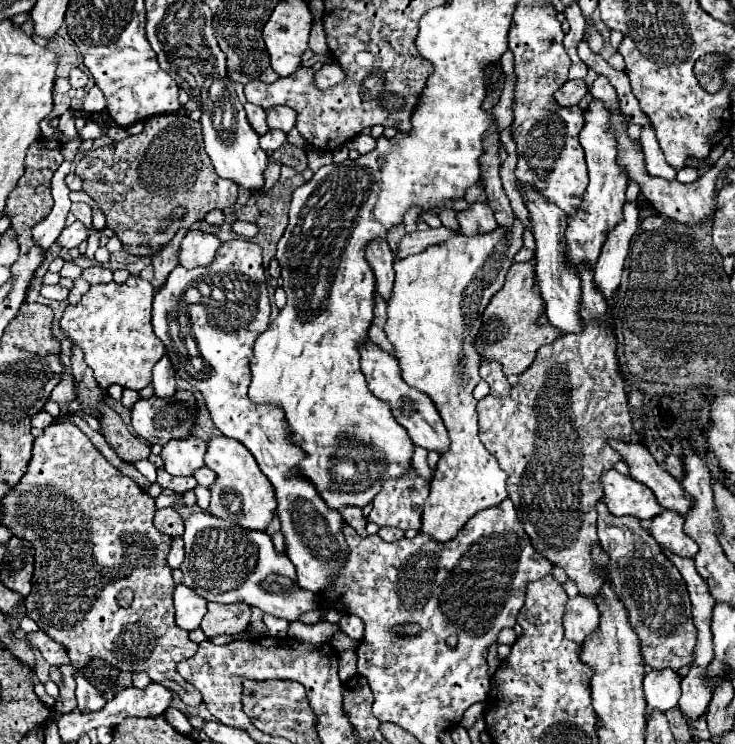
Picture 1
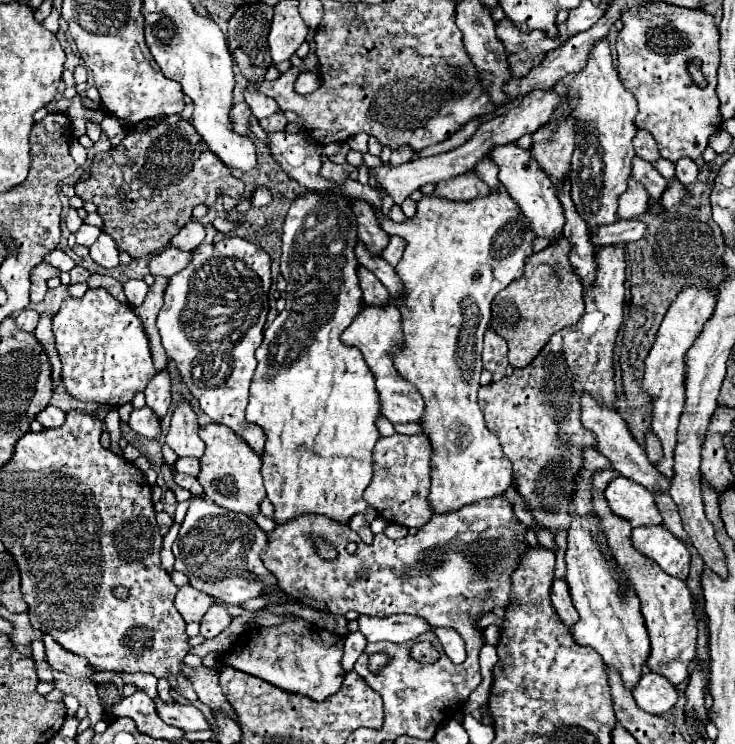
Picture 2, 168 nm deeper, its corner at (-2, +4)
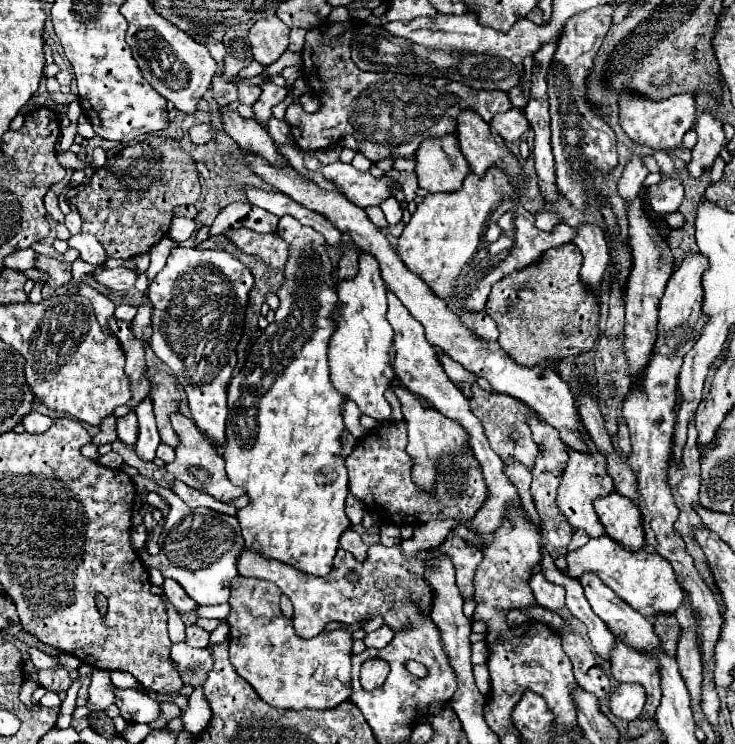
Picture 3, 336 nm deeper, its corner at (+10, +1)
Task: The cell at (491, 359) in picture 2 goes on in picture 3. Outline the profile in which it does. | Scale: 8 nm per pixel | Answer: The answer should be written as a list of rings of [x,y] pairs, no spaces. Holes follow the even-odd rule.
[[[462,312],[460,318],[462,318],[462,322],[464,322],[474,334],[478,334],[480,338],[484,338],[484,340],[488,340],[488,342],[498,340],[496,322],[492,322],[492,318],[490,318],[486,312],[480,312],[480,314]]]

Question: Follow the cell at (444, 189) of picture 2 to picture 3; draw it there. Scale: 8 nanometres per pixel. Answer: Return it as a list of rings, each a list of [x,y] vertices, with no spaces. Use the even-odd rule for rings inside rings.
[[[448,134],[448,138],[428,138],[428,142],[416,150],[414,158],[418,186],[428,192],[456,192],[470,172],[454,134]]]

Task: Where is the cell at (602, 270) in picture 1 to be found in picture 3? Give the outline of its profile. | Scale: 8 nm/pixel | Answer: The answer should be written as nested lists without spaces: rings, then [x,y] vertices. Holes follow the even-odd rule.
[[[632,156],[628,162],[626,162],[626,168],[624,168],[624,174],[622,174],[622,180],[618,182],[618,192],[624,200],[632,200],[640,190],[642,190],[642,182],[644,178],[648,176],[648,170],[642,162],[644,156]]]

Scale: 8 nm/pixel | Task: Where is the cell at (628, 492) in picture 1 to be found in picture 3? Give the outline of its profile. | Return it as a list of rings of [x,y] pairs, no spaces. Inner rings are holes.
[[[612,492],[606,498],[598,498],[594,508],[606,530],[606,536],[624,546],[624,550],[638,552],[644,546],[640,510],[630,498]]]

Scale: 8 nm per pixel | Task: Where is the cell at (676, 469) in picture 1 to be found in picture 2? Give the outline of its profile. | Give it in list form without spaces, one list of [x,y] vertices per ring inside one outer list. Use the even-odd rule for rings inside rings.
[[[648,433],[648,437],[646,437],[646,453],[652,463],[660,463],[660,457],[664,457],[660,439],[656,439],[656,435],[652,435],[652,433]]]

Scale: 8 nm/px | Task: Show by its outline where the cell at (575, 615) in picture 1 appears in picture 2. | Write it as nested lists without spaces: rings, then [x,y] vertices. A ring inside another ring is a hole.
[[[556,579],[554,585],[552,585],[552,605],[554,605],[558,617],[562,619],[562,623],[568,629],[572,629],[572,625],[578,619],[578,611],[572,603],[572,597],[568,595],[568,585],[566,585],[564,579]]]

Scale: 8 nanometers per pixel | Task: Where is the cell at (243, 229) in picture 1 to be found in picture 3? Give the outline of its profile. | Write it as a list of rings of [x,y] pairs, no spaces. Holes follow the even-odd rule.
[[[174,218],[172,220],[172,226],[168,230],[168,236],[174,240],[174,242],[184,242],[188,240],[192,234],[196,232],[196,224],[194,220],[188,220],[188,218]]]

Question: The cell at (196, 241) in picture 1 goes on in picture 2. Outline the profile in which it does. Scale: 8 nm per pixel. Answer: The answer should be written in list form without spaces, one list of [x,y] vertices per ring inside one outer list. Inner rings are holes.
[[[166,247],[162,253],[152,257],[150,261],[150,275],[164,275],[172,277],[174,273],[182,271],[192,259],[192,251],[182,251],[178,247]]]

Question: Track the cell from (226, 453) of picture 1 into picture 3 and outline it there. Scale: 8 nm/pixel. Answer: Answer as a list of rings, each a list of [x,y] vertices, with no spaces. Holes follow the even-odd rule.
[[[174,412],[170,414],[170,422],[174,426],[174,432],[178,436],[178,446],[176,446],[176,460],[166,464],[166,470],[180,482],[188,484],[190,488],[194,490],[200,490],[200,492],[206,492],[210,496],[214,496],[216,500],[222,500],[222,502],[228,502],[228,500],[234,500],[238,496],[244,494],[242,488],[234,486],[228,476],[226,476],[226,468],[224,468],[224,458],[220,454],[216,454],[214,446],[208,442],[208,438],[200,432],[200,428],[190,420],[186,418],[184,414],[180,412]]]

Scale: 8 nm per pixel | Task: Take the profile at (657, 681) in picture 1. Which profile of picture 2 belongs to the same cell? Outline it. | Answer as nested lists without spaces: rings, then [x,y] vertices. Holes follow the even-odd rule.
[[[646,673],[636,685],[634,699],[642,711],[652,713],[652,715],[662,715],[676,705],[678,691],[662,675]]]

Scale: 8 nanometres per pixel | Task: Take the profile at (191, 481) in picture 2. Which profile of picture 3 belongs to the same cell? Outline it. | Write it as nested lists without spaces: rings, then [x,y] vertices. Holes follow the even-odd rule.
[[[174,482],[172,484],[172,490],[188,504],[188,506],[206,506],[210,510],[218,510],[218,512],[224,512],[224,514],[230,514],[230,516],[236,516],[236,508],[230,506],[230,504],[224,504],[208,494],[202,494],[198,490],[192,490],[190,486],[184,486],[182,482]]]

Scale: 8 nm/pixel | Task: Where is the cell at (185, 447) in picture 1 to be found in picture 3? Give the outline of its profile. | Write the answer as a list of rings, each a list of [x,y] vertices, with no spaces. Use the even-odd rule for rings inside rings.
[[[146,366],[146,378],[150,380],[150,396],[152,398],[152,406],[154,406],[154,418],[156,418],[156,426],[158,426],[158,434],[160,440],[166,442],[168,446],[176,448],[178,444],[178,436],[172,430],[170,424],[170,414],[178,410],[180,404],[180,392],[176,386],[176,378],[156,366]]]

